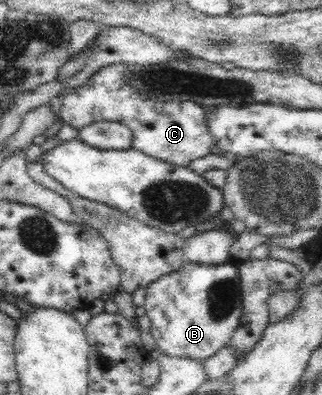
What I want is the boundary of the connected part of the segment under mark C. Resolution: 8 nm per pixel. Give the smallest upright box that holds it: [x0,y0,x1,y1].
[57,64,215,166]

